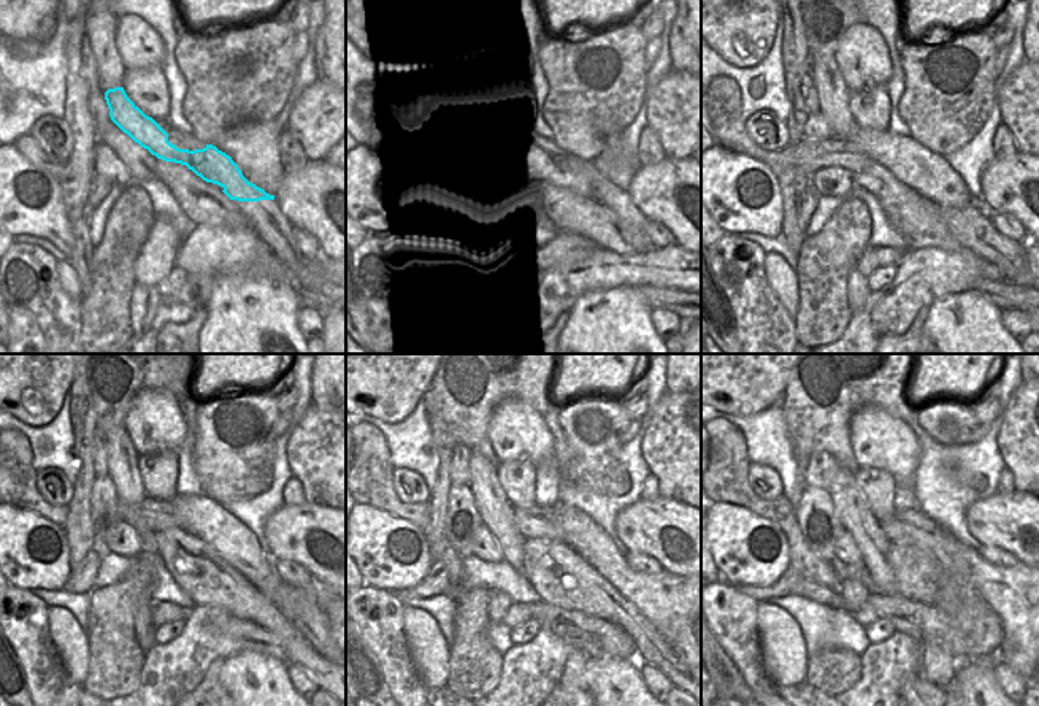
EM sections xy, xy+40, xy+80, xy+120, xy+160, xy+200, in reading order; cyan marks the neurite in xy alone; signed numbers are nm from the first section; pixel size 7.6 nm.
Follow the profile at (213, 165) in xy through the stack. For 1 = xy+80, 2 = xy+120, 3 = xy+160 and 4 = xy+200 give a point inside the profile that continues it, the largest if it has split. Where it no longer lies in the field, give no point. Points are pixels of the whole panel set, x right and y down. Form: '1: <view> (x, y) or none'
1: xy+80 (911, 162)
2: xy+120 (200, 516)
3: xy+160 (667, 600)
4: xy+200 (1023, 597)

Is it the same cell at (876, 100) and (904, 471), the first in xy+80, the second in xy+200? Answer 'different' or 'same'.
different

